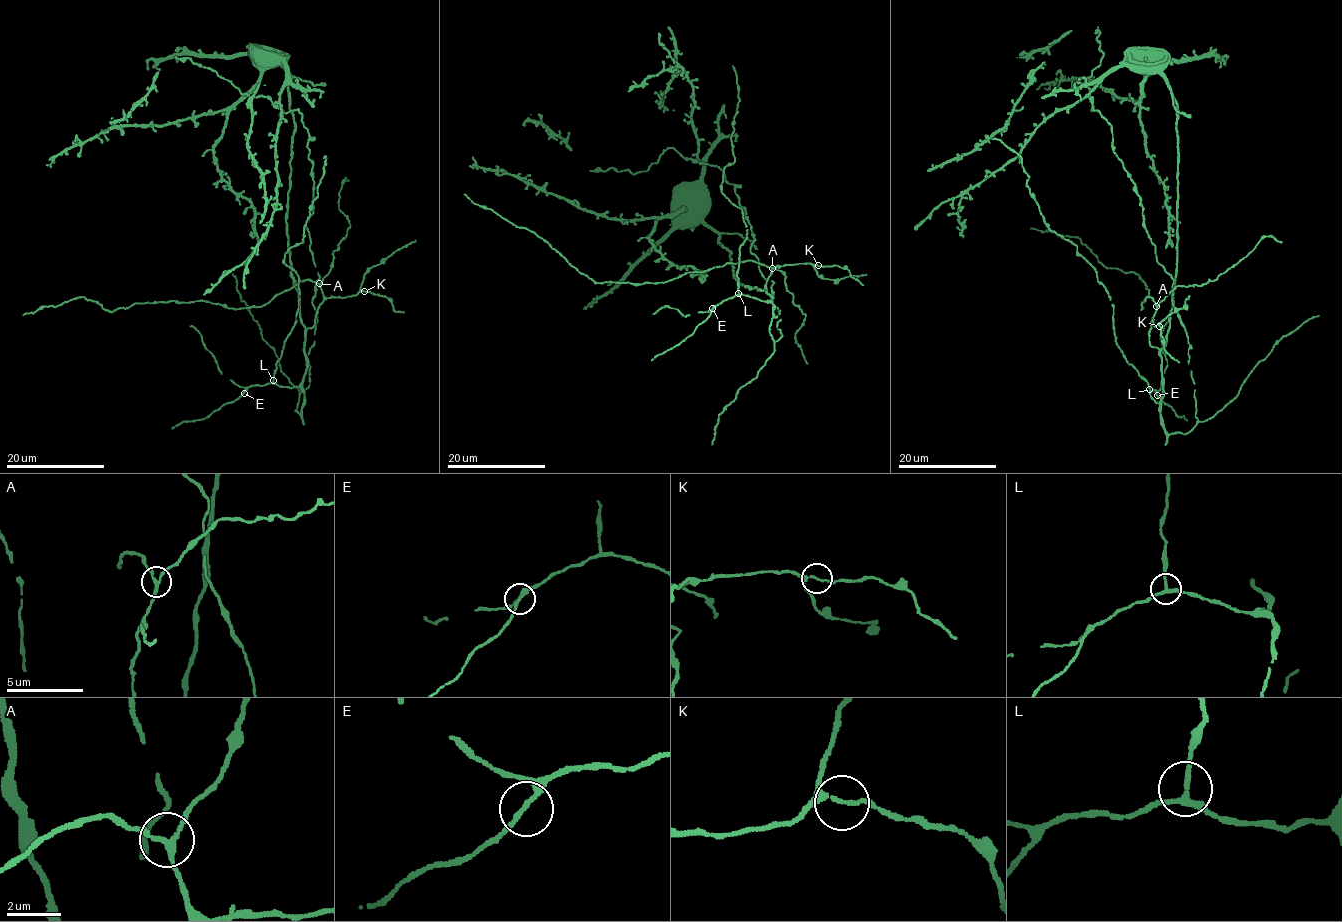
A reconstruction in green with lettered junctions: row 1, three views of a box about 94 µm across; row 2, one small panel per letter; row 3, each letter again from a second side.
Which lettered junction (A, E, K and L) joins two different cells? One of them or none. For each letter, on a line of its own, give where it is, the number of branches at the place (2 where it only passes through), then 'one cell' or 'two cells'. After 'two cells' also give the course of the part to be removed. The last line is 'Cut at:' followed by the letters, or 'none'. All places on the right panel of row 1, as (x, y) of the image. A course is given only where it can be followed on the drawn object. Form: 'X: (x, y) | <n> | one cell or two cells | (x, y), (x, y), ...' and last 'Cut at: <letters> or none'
A: (1156, 306) | 3 | one cell
E: (1157, 395) | 3 | one cell
K: (1159, 326) | 3 | one cell
L: (1149, 389) | 3 | one cell
Cut at: none

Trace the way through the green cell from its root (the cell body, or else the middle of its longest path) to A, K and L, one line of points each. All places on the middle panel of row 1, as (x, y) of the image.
A: (732, 272), (741, 285), (760, 291), (766, 286), (771, 268), (778, 267), (772, 268)
K: (732, 272), (741, 285), (758, 291), (766, 286), (772, 267), (799, 263), (818, 265)
L: (732, 272), (736, 281), (748, 289), (754, 287), (761, 291), (765, 286), (772, 299), (767, 302), (738, 293)

